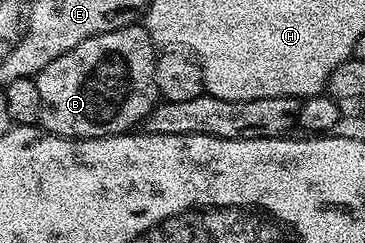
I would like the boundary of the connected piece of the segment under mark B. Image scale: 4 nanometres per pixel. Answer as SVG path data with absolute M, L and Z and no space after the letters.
M132 23L105 35L93 35L85 43L77 43L73 51L65 51L49 67L45 67L34 78L37 92L41 94L39 125L58 137L82 139L85 137L118 137L142 126L149 111L153 111L160 100L157 83L154 82L154 67L157 46L142 24Z

